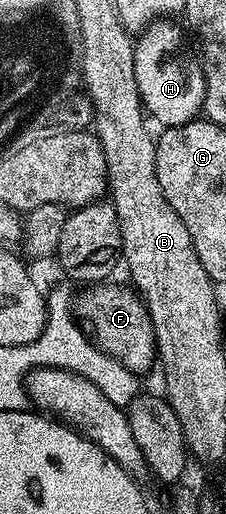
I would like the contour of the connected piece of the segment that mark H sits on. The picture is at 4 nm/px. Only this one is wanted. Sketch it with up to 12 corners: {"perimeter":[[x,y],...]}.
{"perimeter":[[173,20],[134,41],[142,108],[159,126],[195,120],[206,78]]}

